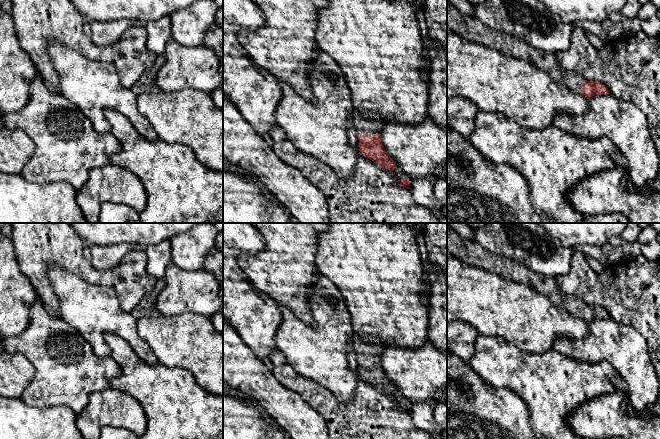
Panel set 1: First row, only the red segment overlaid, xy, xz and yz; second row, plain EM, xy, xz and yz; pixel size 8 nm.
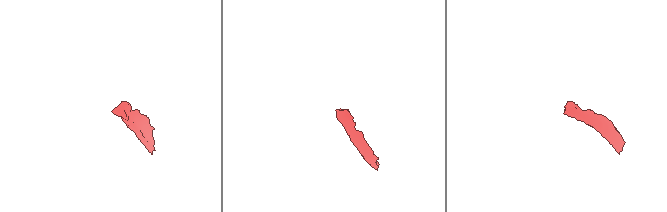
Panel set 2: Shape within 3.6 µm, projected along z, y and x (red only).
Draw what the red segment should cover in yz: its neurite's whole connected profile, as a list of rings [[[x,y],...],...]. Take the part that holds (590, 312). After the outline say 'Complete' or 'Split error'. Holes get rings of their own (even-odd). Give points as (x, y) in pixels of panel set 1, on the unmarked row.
[[[447,225],[447,250],[457,259],[475,267],[481,267],[499,276],[529,286],[547,297],[557,308],[589,323],[596,319],[608,319],[609,313],[598,305],[583,304],[576,297],[564,294],[555,278],[539,274],[506,257],[495,255],[478,243],[460,237]]]. Split error

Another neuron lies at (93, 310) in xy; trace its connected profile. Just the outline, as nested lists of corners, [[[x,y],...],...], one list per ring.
[[[57,266],[48,269],[48,277],[59,300],[60,318],[79,332],[97,356],[110,355],[104,335],[111,333],[124,339],[144,362],[159,363],[138,334],[137,318],[122,310],[113,289],[91,284]]]

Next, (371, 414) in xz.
[[[353,344],[348,345],[347,354],[350,369],[357,375],[356,391],[350,401],[340,401],[327,388],[299,375],[281,351],[274,350],[269,359],[272,364],[272,373],[276,379],[284,387],[298,393],[326,420],[328,439],[434,439],[431,434],[414,425],[409,413],[400,409],[399,403],[393,396],[382,392],[375,385],[365,382],[360,377],[359,358]]]

